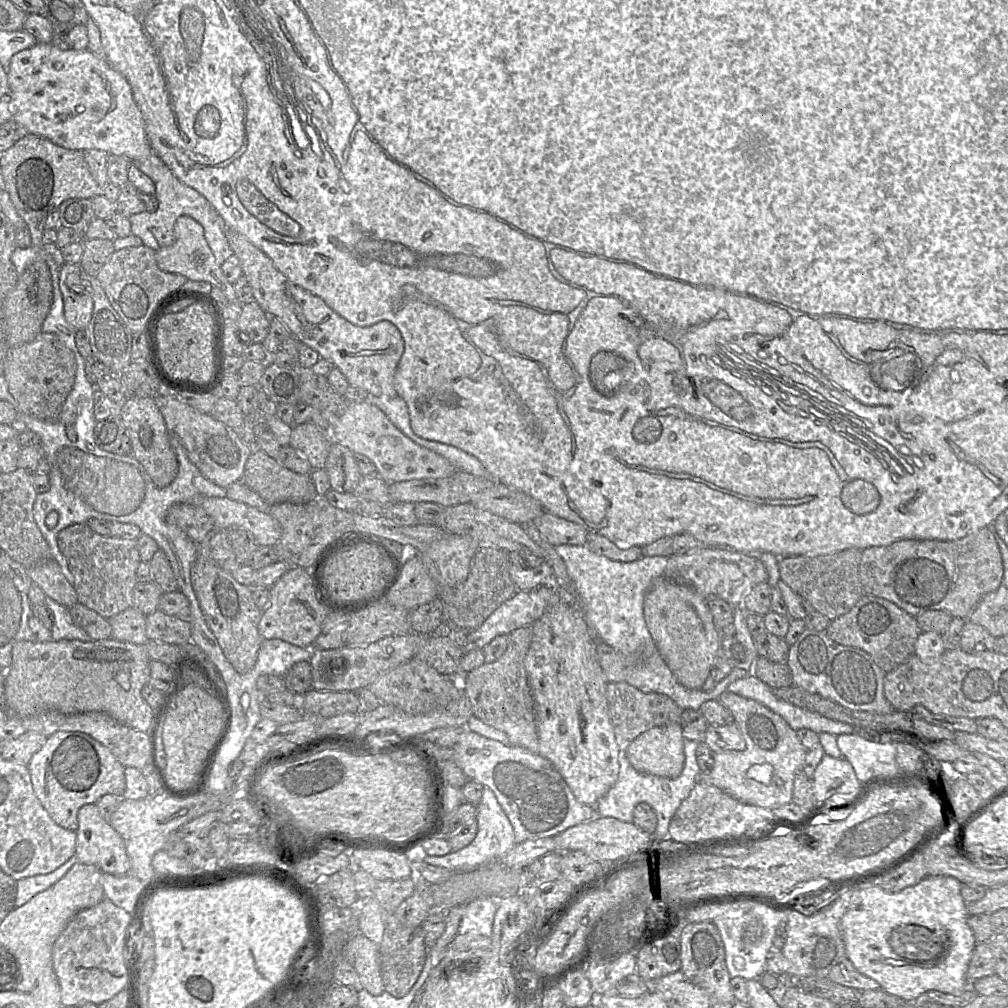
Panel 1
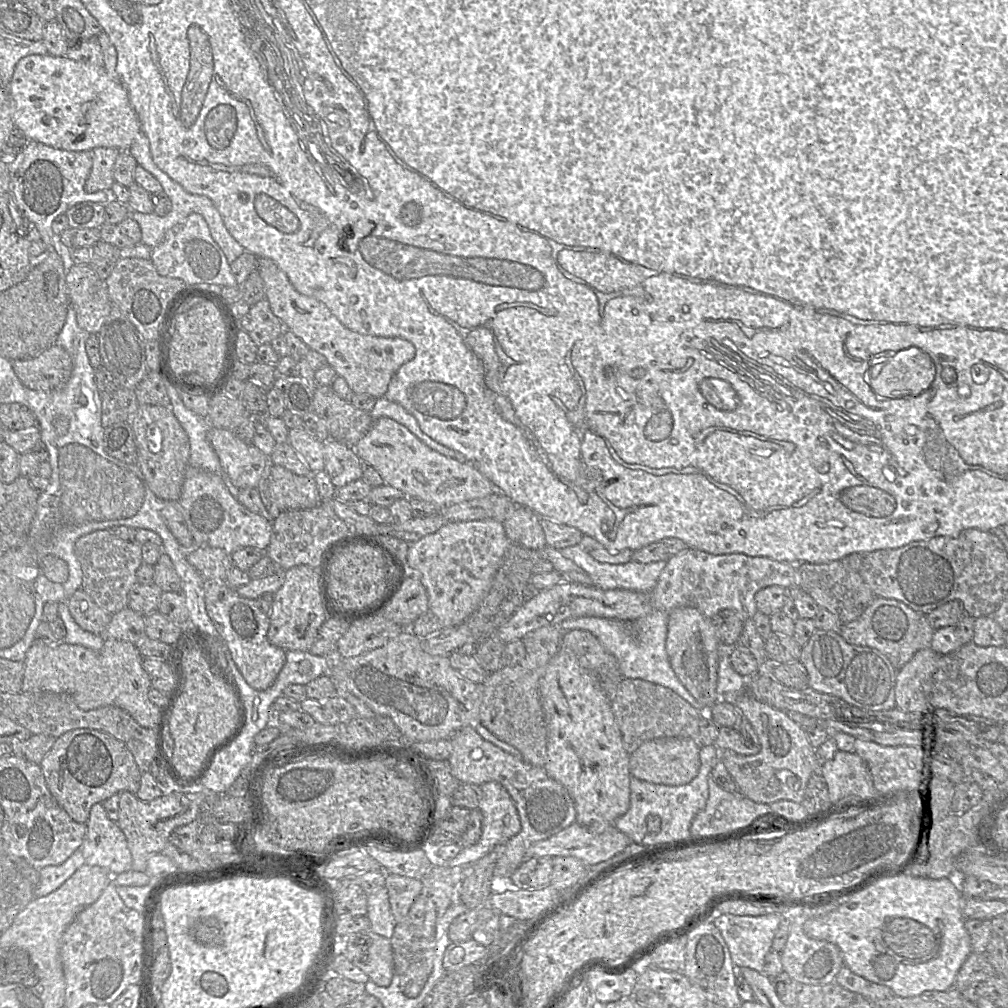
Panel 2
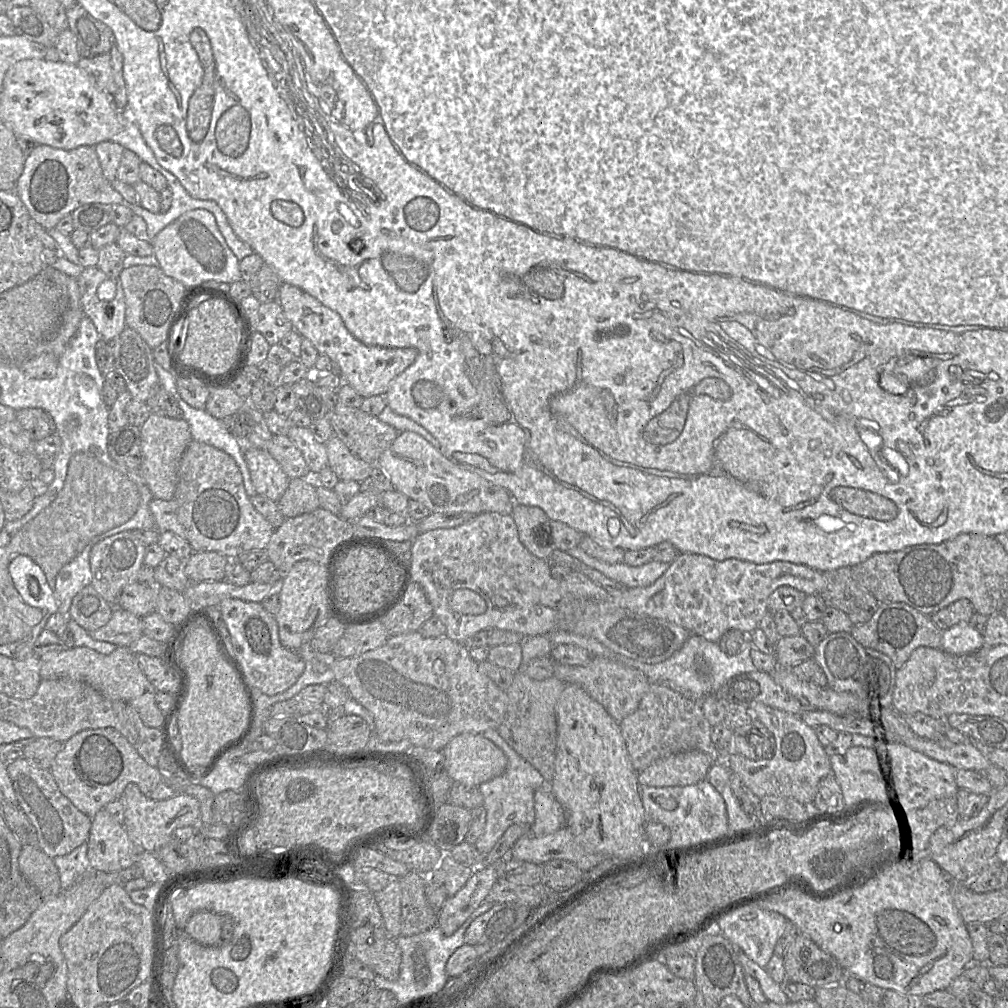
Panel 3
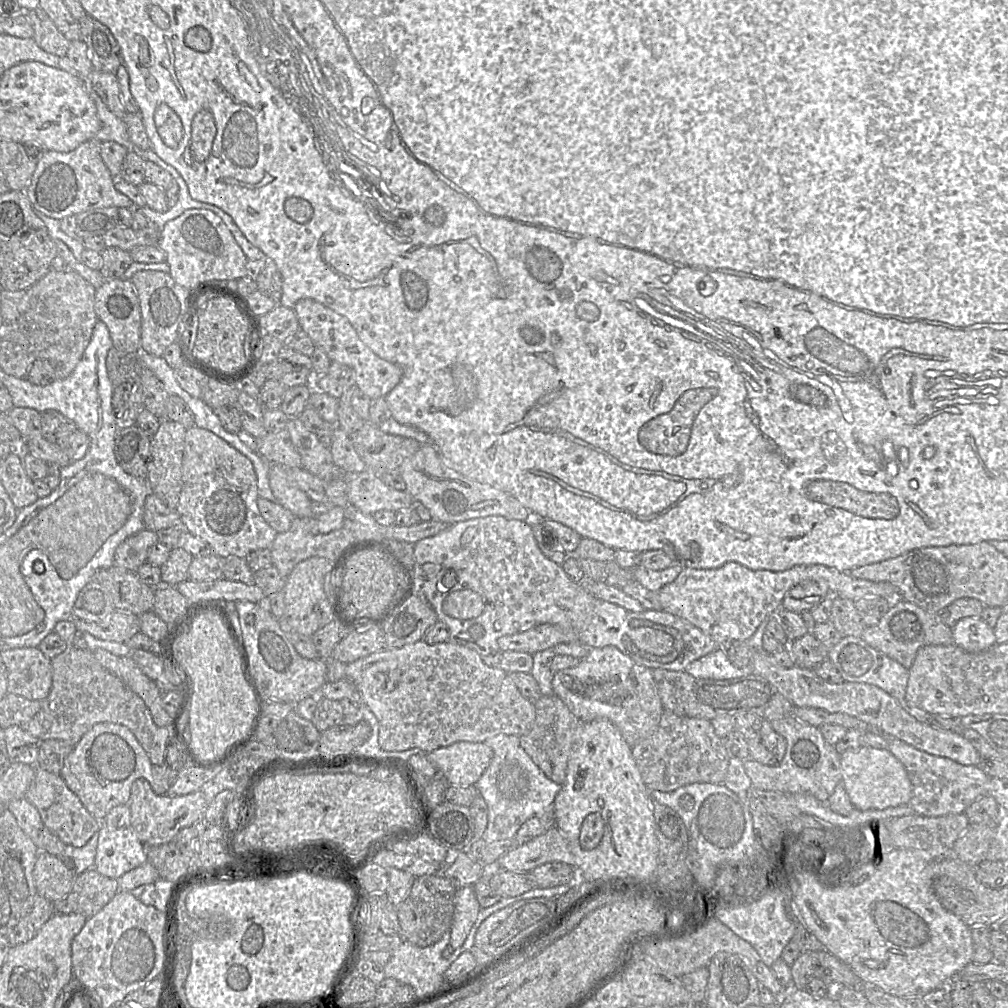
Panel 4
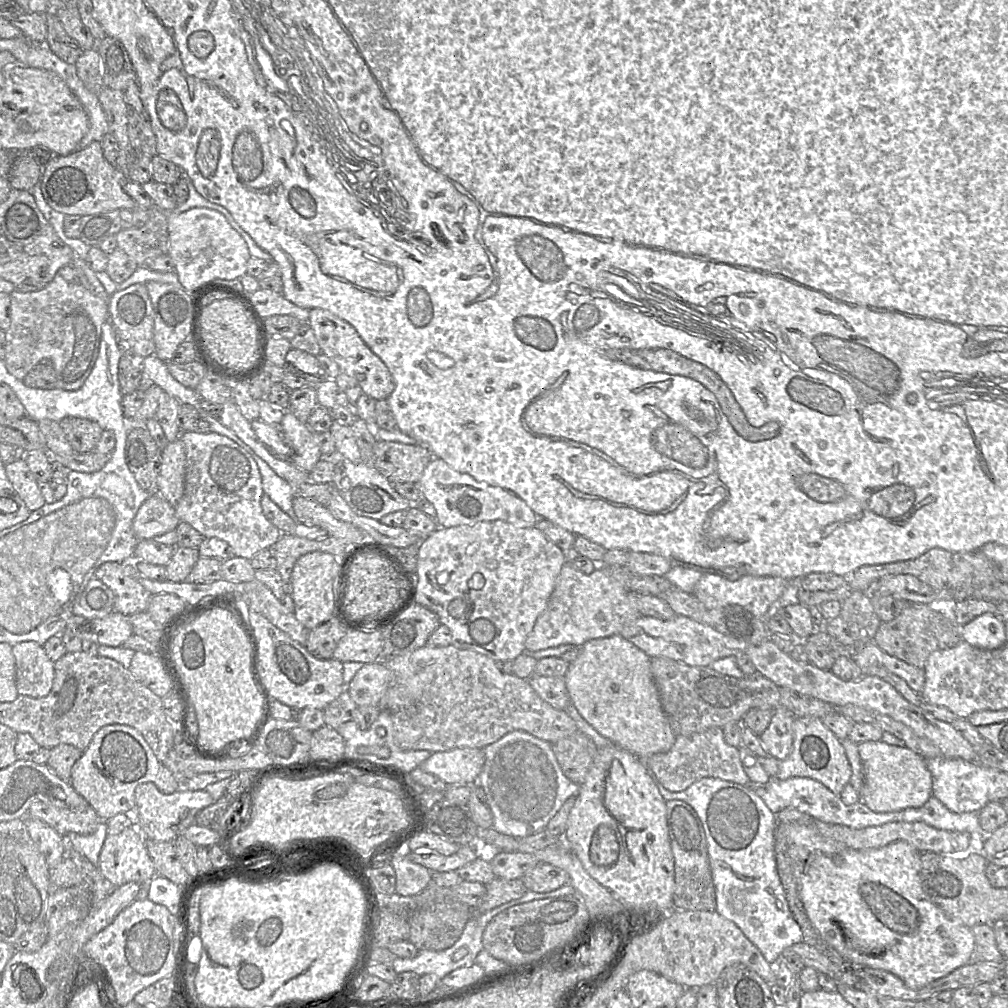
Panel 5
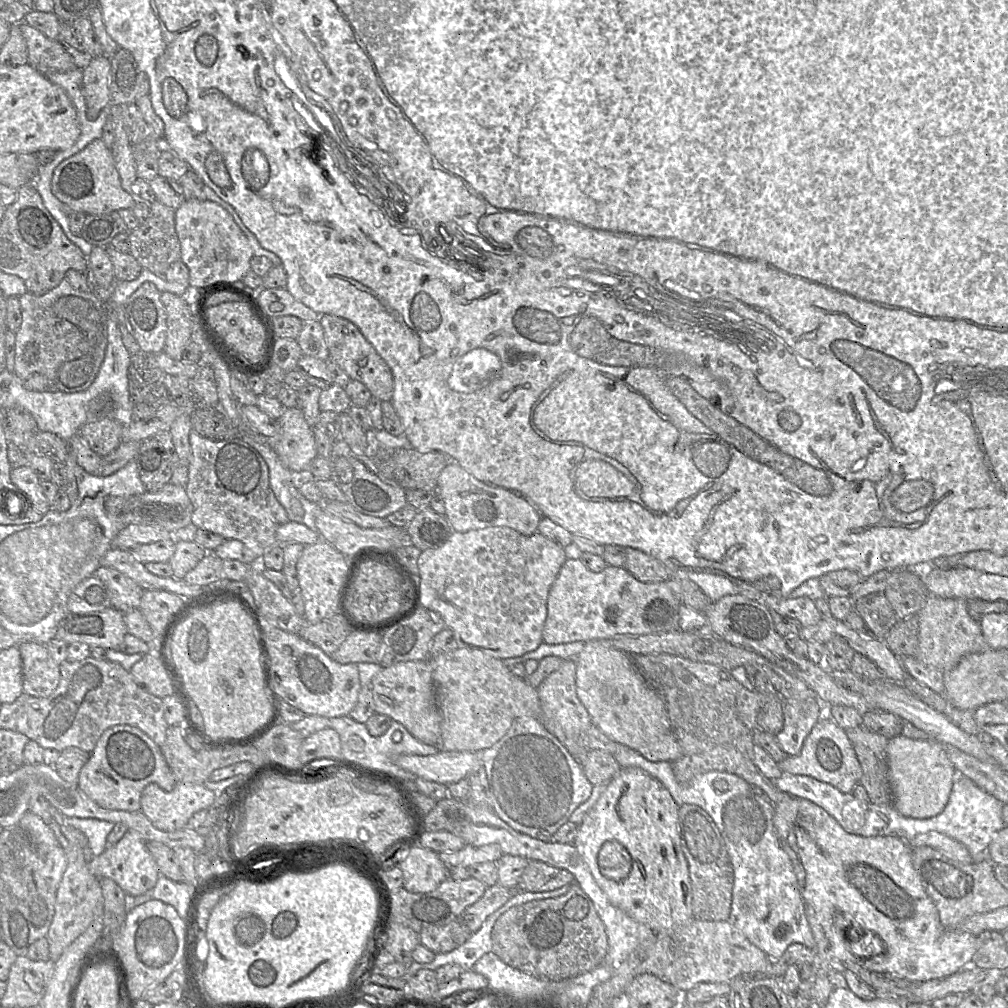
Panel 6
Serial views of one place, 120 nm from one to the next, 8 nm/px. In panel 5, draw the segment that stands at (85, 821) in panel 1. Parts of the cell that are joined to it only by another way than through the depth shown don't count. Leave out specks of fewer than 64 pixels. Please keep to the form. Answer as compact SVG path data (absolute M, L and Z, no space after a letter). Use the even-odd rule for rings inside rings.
M135 824L126 827L118 834L106 836L100 851L98 868L115 887L128 882L139 884L150 882L156 875L155 865L146 848L145 839Z

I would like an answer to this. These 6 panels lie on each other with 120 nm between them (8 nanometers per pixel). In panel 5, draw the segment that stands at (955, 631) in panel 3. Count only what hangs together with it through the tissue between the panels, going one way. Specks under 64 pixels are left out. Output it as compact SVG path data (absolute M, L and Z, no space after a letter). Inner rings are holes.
M991 612L977 616L960 627L961 641L974 647L992 650L1006 644L1005 622L997 619Z

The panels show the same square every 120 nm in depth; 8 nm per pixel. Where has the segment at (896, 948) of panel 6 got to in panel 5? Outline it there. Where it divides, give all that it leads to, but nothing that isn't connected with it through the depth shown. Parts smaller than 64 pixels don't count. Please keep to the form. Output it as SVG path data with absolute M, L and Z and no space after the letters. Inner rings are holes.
M779 823L778 830L787 840L798 893L809 920L843 958L892 973L914 990L970 962L975 948L972 929L949 919L924 892L920 880L921 853L912 845L895 842L877 849L852 850L823 836L814 826Z

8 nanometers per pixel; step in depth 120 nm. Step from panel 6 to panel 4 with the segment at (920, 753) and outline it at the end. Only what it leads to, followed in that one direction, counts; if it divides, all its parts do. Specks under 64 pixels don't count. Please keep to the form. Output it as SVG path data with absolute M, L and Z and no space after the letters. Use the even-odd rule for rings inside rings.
M862 746L840 756L842 783L857 810L883 810L907 805L912 798L912 785L904 765L887 749Z

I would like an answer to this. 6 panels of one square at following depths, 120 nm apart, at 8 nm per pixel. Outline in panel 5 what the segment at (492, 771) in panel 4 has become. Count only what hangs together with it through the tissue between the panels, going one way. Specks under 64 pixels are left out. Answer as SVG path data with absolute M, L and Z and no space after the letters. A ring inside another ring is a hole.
M514 730L496 742L483 747L482 750L485 754L485 763L477 783L483 788L491 809L492 828L501 834L523 838L544 830L562 805L570 797L576 797L579 792L580 785L572 782L563 773L552 750L552 743L527 732Z

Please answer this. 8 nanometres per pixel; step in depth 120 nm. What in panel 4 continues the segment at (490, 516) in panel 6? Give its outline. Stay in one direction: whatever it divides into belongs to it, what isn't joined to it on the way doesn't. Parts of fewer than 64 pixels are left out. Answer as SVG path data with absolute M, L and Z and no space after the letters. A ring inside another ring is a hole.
M421 444L411 457L399 468L406 488L414 501L421 502L430 512L431 518L447 524L486 516L503 516L529 523L533 517L514 496L488 484L471 480L452 468L441 458L432 444Z

